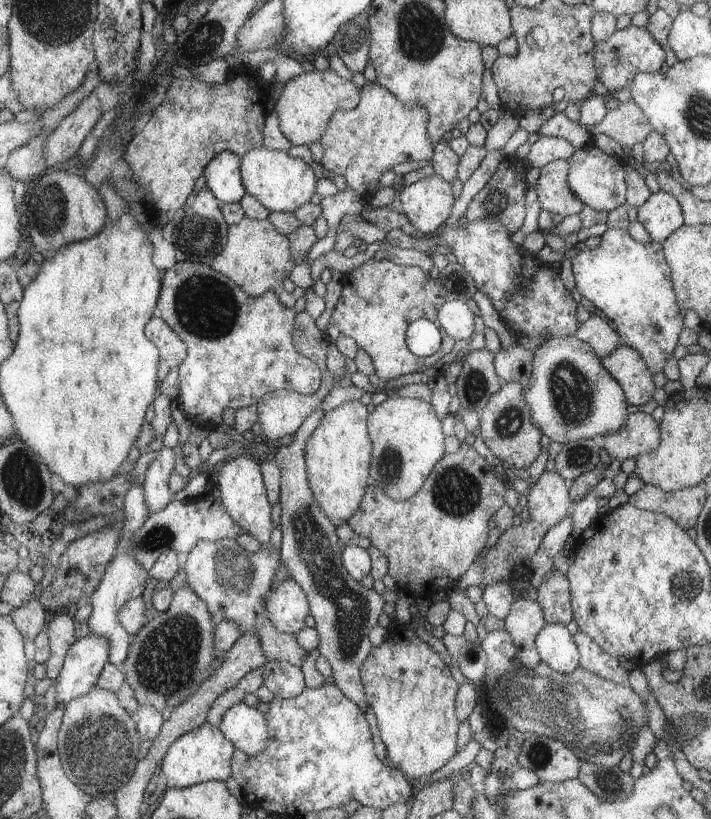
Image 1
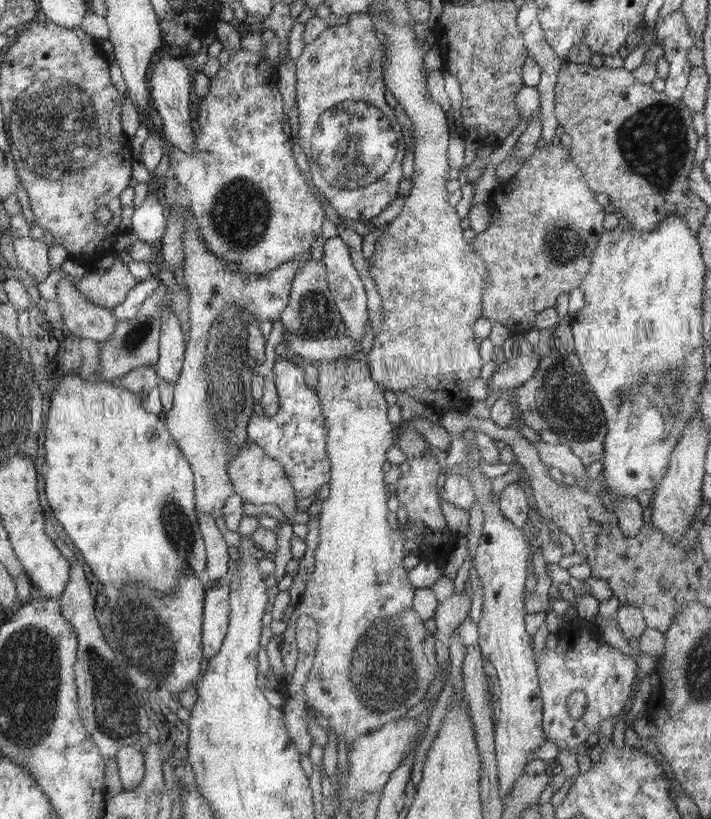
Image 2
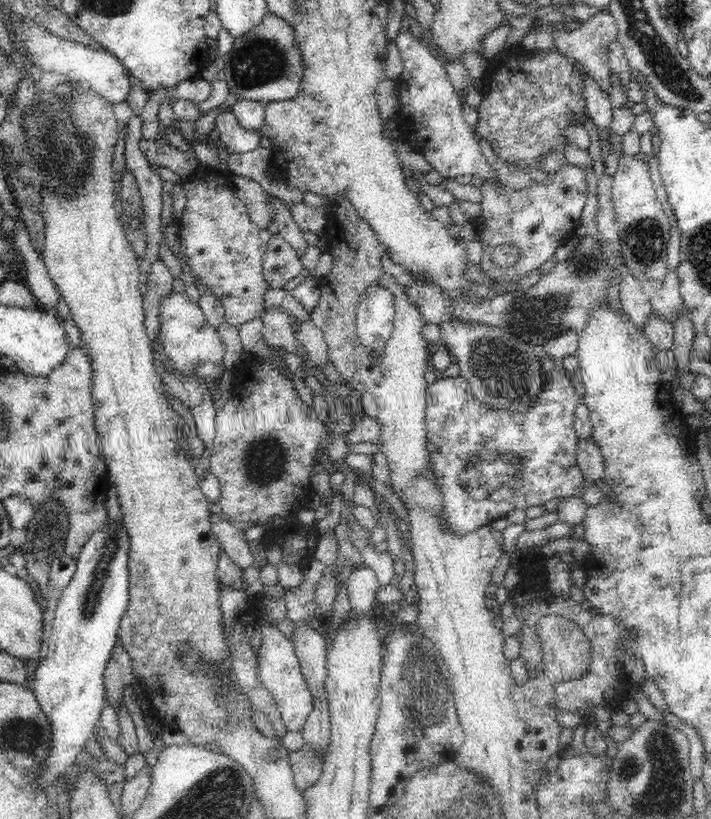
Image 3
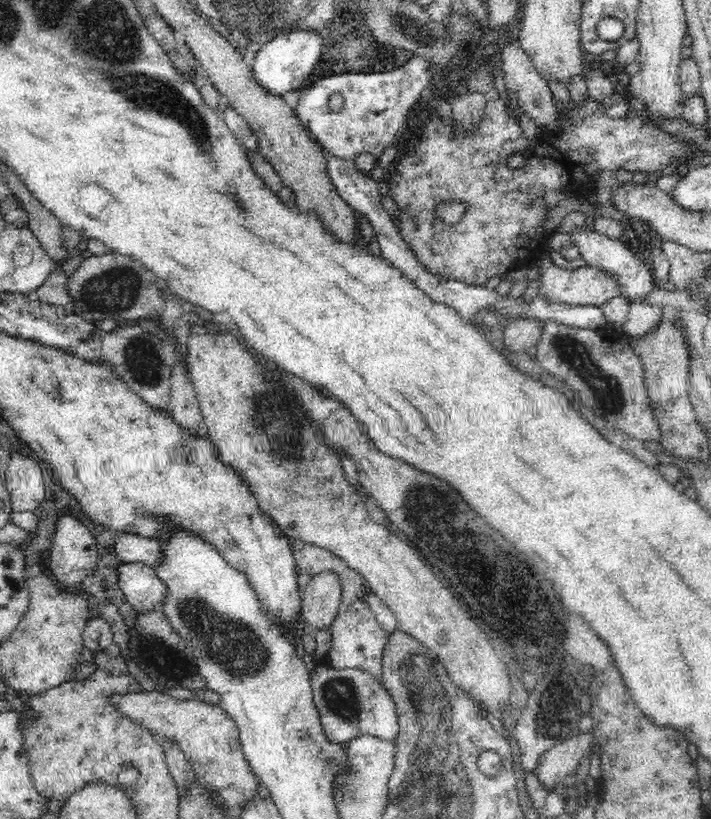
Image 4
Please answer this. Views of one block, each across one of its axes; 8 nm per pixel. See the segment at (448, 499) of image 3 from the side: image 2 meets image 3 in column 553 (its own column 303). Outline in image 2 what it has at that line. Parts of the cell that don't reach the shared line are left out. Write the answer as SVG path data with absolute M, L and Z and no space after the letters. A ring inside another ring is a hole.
M276 357L272 376L280 408L271 417L252 416L247 426L248 438L263 447L271 458L283 464L299 500L310 496L314 498L319 494L319 488L331 480L330 456L327 454L329 435L323 404L315 390L306 385L304 370L286 357Z

